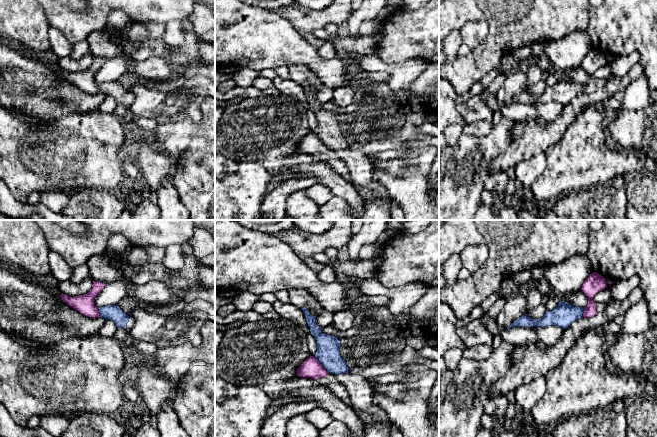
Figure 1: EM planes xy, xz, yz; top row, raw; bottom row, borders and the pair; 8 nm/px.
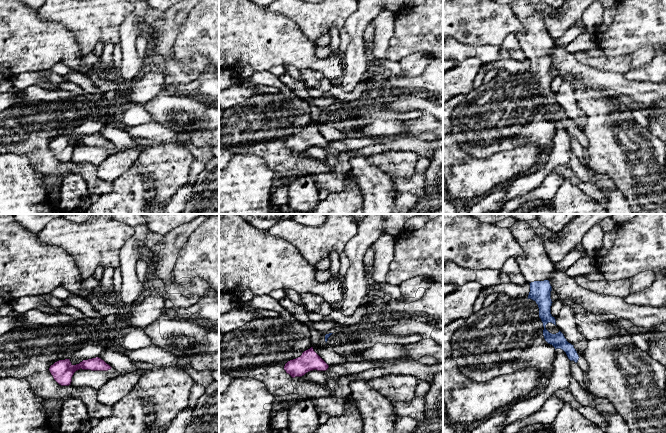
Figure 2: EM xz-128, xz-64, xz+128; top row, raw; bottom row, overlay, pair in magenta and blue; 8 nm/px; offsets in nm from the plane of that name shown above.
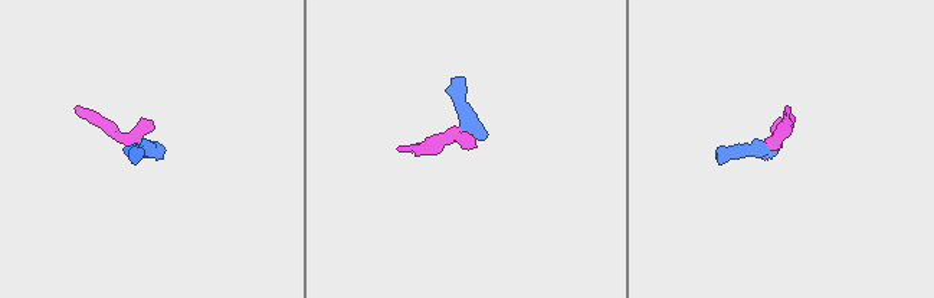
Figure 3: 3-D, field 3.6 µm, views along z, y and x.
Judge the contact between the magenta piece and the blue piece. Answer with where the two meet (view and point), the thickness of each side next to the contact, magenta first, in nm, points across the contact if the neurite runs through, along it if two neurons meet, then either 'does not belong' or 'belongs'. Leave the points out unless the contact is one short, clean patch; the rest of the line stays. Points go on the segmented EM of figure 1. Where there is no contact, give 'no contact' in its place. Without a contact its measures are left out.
meets magenta in xz at (321, 364); 160 nm thick on the magenta side, 190 nm on the other; border along xz (313, 356), (329, 372); does not belong

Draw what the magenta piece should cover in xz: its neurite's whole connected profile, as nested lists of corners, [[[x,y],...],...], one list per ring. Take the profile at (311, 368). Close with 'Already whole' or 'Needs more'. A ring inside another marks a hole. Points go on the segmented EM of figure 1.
[[[314,356],[307,358],[297,369],[296,373],[299,377],[311,378],[319,384],[328,387],[339,399],[354,410],[346,387],[338,381],[337,375],[329,373]]]. Needs more

